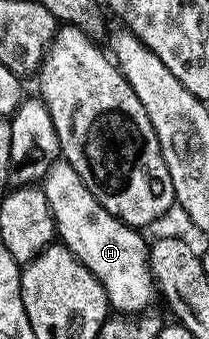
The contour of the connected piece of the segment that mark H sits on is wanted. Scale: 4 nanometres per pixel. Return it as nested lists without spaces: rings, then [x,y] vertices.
[[[65,160],[51,164],[46,177],[40,183],[40,188],[52,208],[54,229],[61,245],[66,246],[68,252],[72,252],[72,256],[76,256],[76,260],[80,260],[80,264],[84,264],[88,272],[96,276],[96,280],[100,280],[106,298],[110,301],[111,311],[119,314],[141,314],[149,311],[153,307],[150,305],[153,304],[154,298],[156,299],[156,287],[150,271],[148,242],[147,239],[142,239],[143,231],[132,226],[125,226],[119,218],[112,216],[108,208],[104,208],[104,204],[100,204],[100,200],[96,200],[96,196],[88,192],[88,184],[80,180],[76,168],[72,168],[72,164],[68,164]]]

